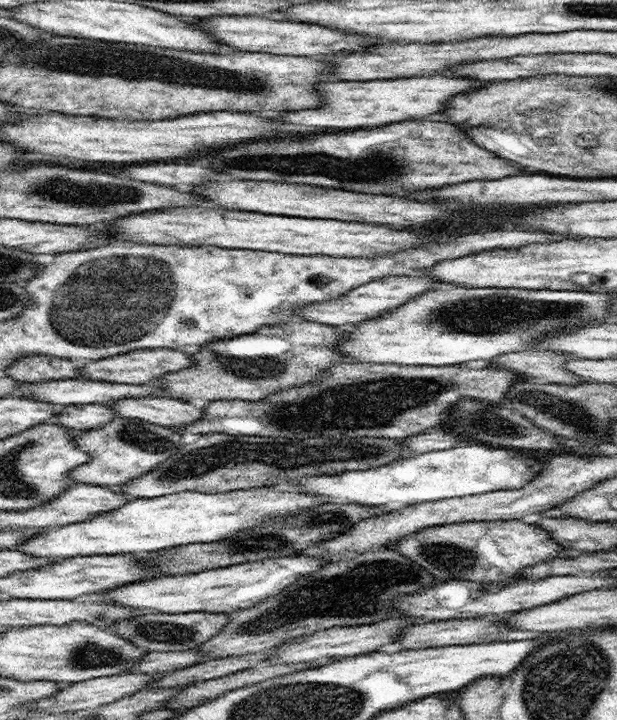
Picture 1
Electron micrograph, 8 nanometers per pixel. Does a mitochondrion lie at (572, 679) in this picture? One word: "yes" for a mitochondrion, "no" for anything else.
yes

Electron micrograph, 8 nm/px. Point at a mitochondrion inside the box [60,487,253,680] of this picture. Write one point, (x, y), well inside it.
(86, 656)

